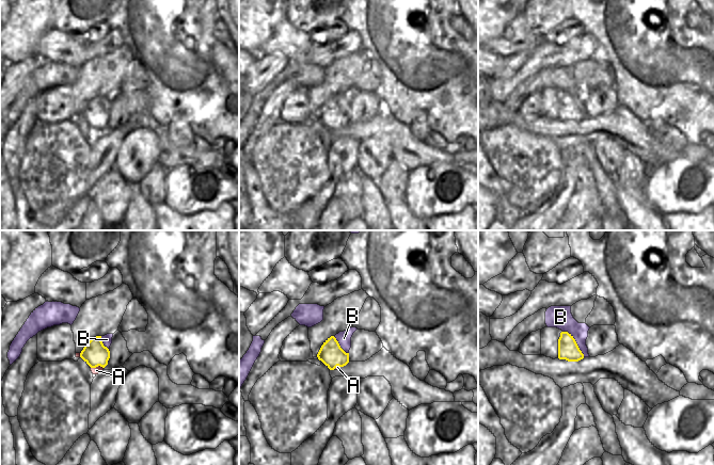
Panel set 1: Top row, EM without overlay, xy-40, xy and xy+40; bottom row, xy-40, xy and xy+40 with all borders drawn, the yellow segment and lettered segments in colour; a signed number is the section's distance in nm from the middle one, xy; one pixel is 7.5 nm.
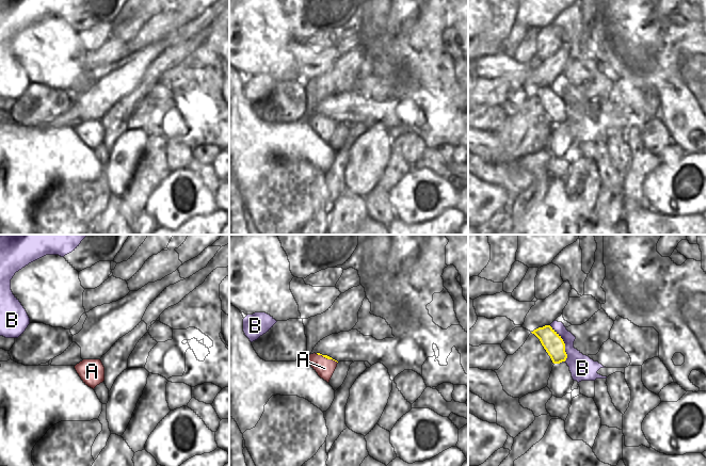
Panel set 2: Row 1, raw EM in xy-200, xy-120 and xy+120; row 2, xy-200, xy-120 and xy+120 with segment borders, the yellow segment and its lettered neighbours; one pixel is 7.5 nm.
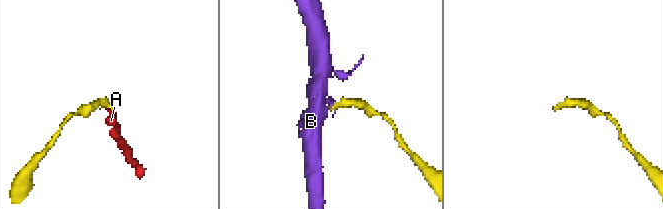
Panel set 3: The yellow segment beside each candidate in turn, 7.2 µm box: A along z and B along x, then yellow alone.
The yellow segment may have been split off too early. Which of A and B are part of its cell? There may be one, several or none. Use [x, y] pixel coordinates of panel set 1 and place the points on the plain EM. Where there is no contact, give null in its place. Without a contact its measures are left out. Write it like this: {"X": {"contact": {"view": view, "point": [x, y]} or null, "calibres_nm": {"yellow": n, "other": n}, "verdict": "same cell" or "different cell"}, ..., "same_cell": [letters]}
{"A": {"contact": {"view": "xy-40", "point": [96, 127]}, "calibres_nm": {"yellow": 180, "other": 50}, "verdict": "same cell"}, "B": {"contact": {"view": "xy+40", "point": [575, 103]}, "calibres_nm": {"yellow": 160, "other": 170}, "verdict": "different cell"}, "same_cell": ["A"]}

